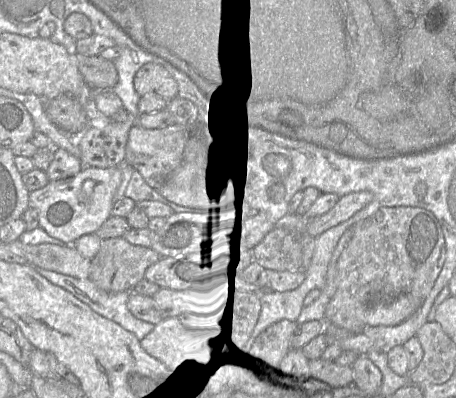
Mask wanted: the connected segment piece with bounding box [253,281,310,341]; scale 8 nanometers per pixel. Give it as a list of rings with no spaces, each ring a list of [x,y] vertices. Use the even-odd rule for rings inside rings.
[[[305,281],[297,289],[290,292],[265,291],[260,294],[261,314],[256,327],[253,329],[253,341],[268,327],[280,322],[296,323],[303,308],[304,300],[310,291]]]

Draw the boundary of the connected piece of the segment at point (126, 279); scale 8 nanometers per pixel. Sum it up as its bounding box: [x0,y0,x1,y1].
[91,235,165,291]

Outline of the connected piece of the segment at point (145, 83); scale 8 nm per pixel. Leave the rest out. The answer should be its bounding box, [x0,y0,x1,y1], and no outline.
[134,63,178,99]

